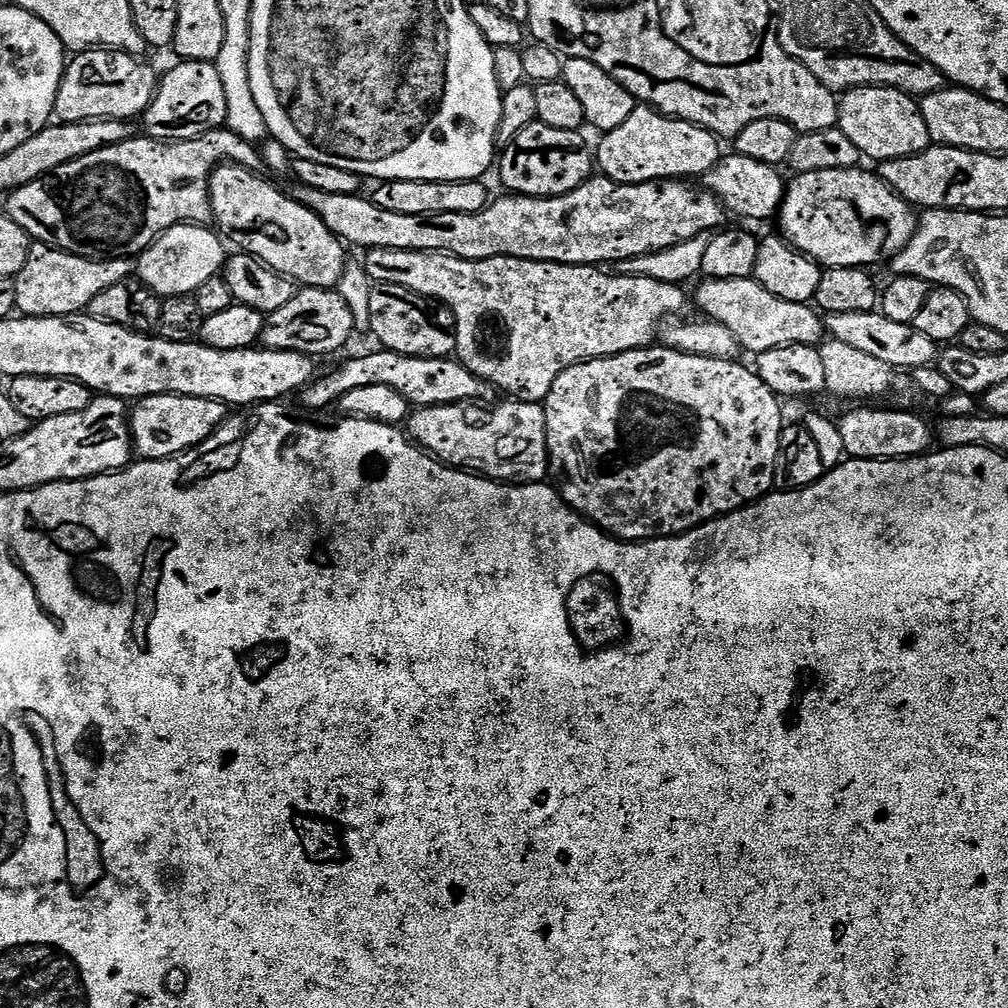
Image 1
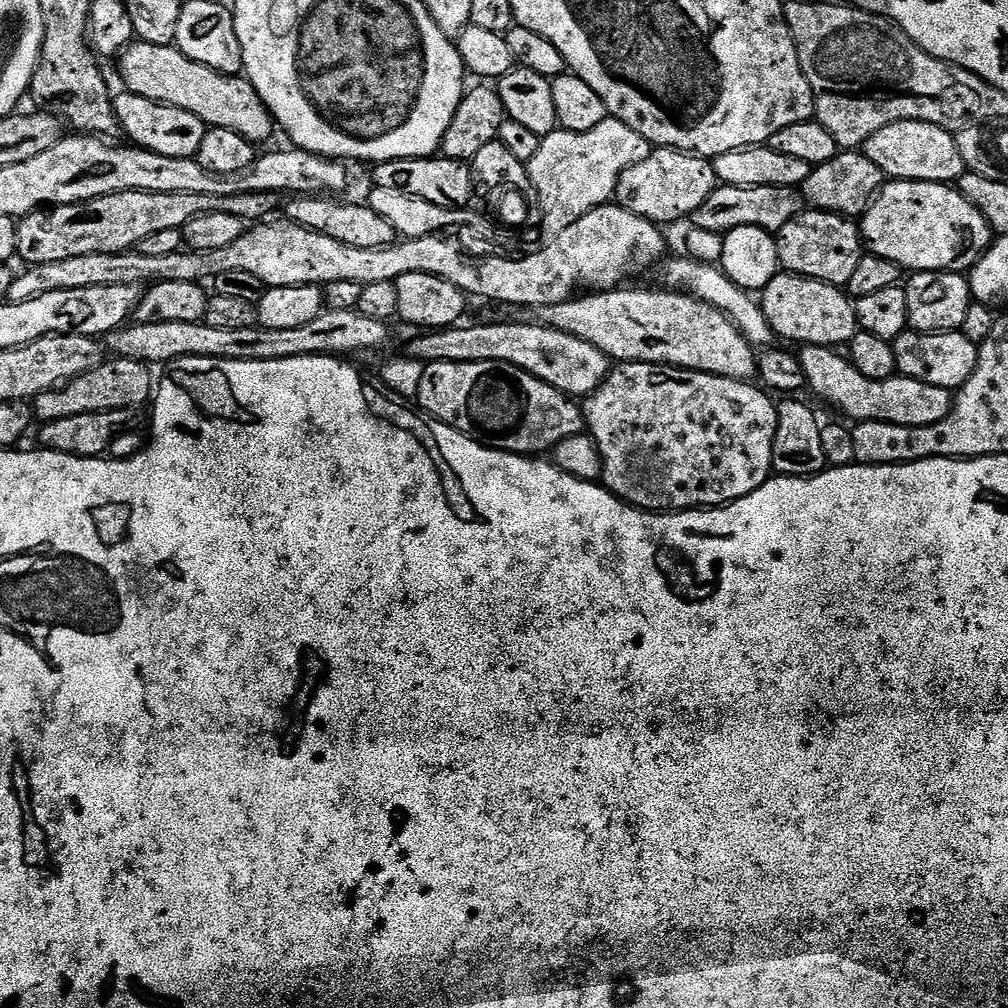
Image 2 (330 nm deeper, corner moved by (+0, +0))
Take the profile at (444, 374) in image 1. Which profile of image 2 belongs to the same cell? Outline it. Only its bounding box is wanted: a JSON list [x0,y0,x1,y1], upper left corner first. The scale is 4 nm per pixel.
[416,362,586,458]

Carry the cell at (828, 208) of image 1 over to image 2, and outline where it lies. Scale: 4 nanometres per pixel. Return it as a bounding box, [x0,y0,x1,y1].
[862,180,993,273]

